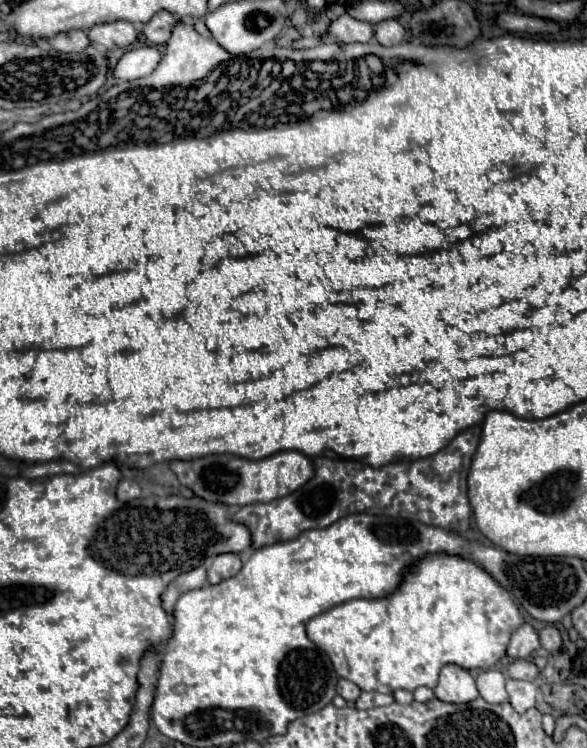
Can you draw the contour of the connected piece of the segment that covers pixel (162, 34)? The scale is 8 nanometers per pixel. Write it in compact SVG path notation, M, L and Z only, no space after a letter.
M158 12L144 24L144 36L150 44L166 44L172 32L172 26L178 22L170 12Z

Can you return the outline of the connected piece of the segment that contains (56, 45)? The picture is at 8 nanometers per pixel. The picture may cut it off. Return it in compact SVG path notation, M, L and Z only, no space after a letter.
M82 30L62 32L62 36L52 36L48 42L54 50L60 50L60 52L80 52L90 44L88 36Z

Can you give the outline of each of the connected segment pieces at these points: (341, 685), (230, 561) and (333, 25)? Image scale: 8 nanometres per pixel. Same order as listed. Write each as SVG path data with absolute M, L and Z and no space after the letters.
M340 678L338 680L338 684L336 684L336 692L344 698L344 700L356 700L358 696L360 696L360 688L354 684L354 682L350 682L350 680L344 680L344 678Z
M234 552L218 554L212 562L212 566L208 568L208 580L210 580L210 584L218 584L224 578L236 576L240 572L240 568L242 568L242 562L240 562L238 554L234 554Z
M342 14L334 22L330 22L326 36L338 40L340 44L352 44L352 42L370 42L374 36L374 26L368 22L354 20L348 14Z

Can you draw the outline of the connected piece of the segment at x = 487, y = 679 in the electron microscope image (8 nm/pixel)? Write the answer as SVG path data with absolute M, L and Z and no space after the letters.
M496 668L482 670L476 676L476 686L478 686L480 696L486 702L492 702L492 704L508 702L508 694L506 694L506 674L502 670L496 670Z

